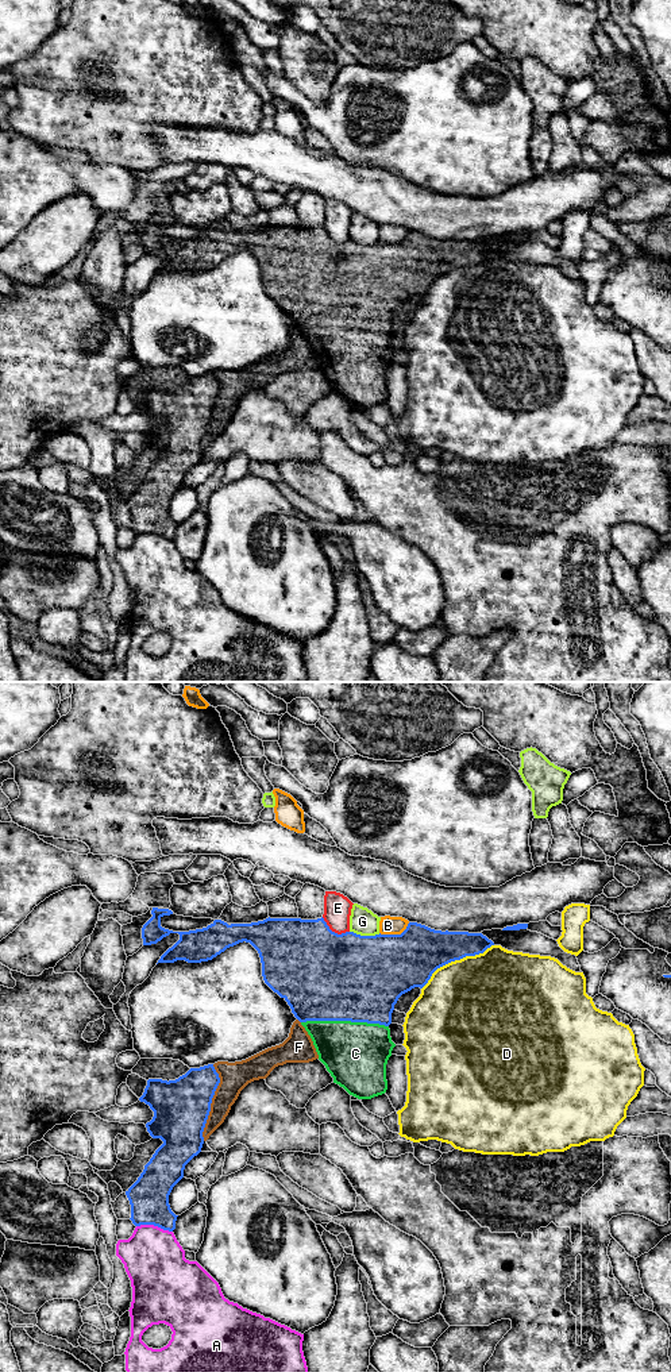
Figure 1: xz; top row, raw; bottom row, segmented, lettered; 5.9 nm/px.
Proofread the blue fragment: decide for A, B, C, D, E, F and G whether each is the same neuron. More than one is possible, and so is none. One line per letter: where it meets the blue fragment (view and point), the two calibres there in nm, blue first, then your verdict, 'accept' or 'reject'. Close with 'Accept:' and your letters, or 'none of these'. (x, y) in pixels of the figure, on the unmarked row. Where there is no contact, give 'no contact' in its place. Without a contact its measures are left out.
A: xz (154, 534) | 240/360 nm | reject
B: xz (394, 243) | 420/110 nm | reject
C: xz (344, 328) | 500/380 nm | accept
D: xz (455, 268) | 300/480 nm | reject
E: xz (334, 241) | 500/160 nm | reject
F: xz (211, 411) | 340/180 nm | reject
G: xz (365, 245) | 500/160 nm | reject
Accept: C

